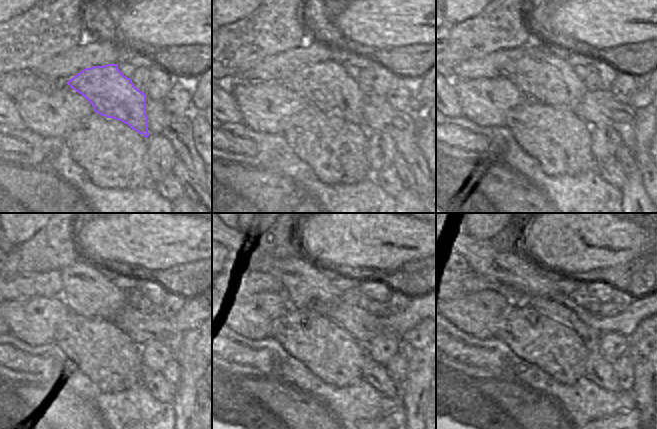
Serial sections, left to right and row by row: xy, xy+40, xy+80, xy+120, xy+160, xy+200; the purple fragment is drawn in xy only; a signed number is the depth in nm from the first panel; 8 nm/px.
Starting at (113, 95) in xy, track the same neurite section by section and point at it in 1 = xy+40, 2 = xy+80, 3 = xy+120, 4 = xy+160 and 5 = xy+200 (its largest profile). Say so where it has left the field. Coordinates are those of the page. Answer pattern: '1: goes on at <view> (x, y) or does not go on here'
1: goes on at xy+40 (326, 85)
2: goes on at xy+80 (540, 75)
3: goes on at xy+120 (87, 292)
4: goes on at xy+160 (304, 283)
5: goes on at xy+200 (512, 268)

